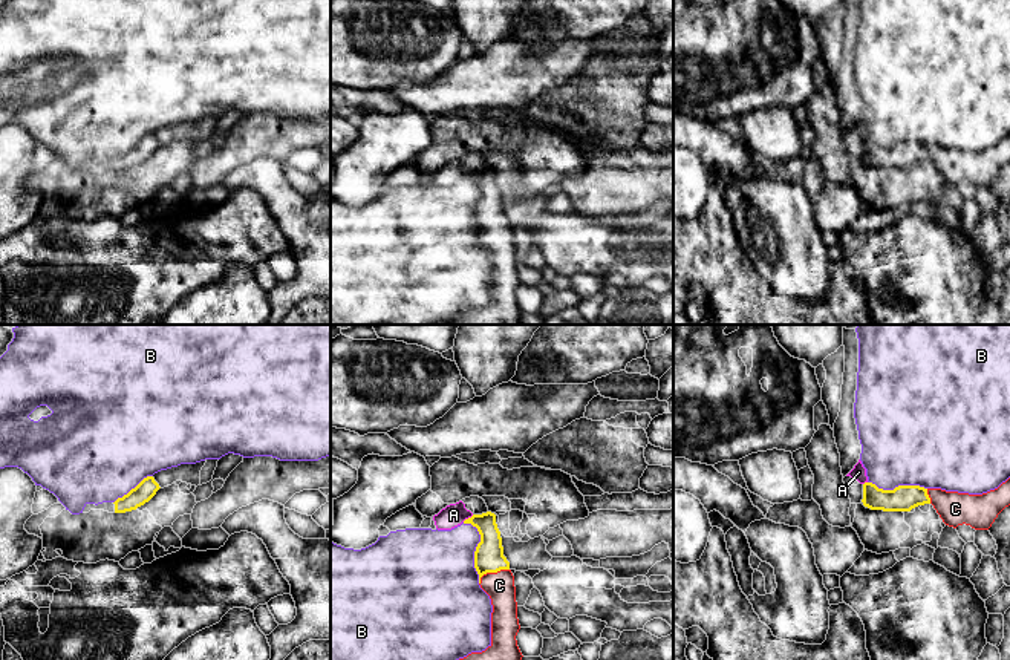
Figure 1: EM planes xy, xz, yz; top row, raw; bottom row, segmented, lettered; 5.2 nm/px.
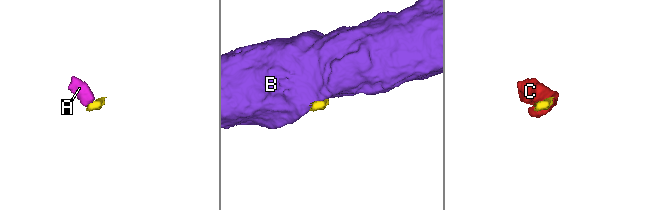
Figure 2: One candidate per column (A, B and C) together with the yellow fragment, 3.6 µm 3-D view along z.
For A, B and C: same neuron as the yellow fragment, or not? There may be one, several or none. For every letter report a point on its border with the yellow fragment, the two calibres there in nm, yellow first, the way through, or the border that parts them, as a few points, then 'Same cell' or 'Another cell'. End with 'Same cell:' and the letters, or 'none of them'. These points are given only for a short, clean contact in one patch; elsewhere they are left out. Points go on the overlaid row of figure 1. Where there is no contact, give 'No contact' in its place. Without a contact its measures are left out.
A: Touches yellow at xz (469, 518). Thickness 160 nm (yellow) against 120 nm. Path across: xz (488, 558), (488, 533), (469, 518), (453, 515). Same cell
B: Touches yellow at xz (476, 548). Thickness 160 nm (yellow) against 420 nm. Another cell
C: Touches yellow at xz (491, 571). Thickness 160 nm (yellow) against 150 nm. Path across: xz (488, 558), (491, 571), (499, 585). Same cell
Same cell: A, C

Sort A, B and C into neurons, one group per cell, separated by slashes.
A C / B

